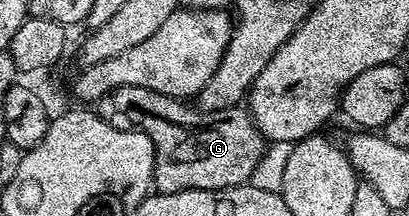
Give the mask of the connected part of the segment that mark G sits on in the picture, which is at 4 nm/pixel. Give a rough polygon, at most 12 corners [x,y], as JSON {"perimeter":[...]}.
{"perimeter":[[136,85],[96,114],[154,146],[153,190],[249,180],[268,143],[245,106]]}

